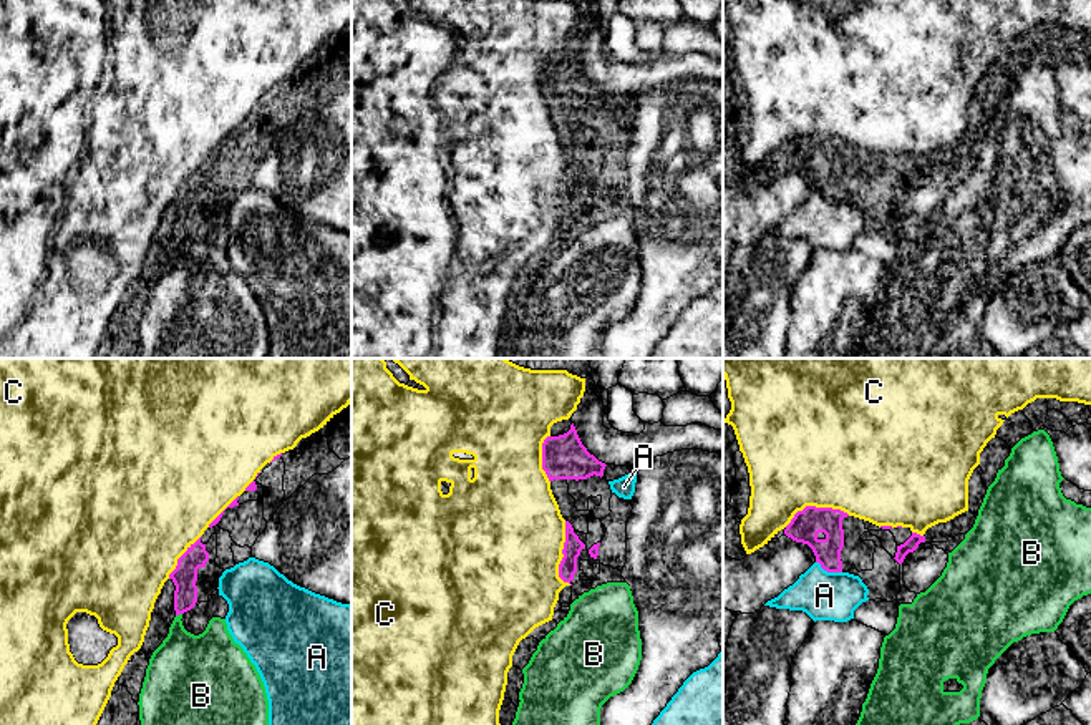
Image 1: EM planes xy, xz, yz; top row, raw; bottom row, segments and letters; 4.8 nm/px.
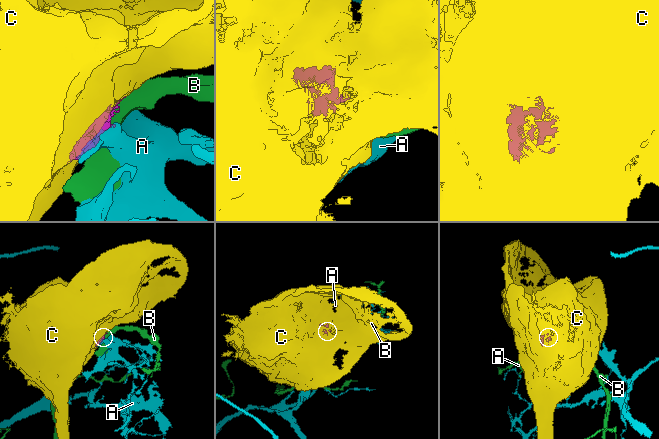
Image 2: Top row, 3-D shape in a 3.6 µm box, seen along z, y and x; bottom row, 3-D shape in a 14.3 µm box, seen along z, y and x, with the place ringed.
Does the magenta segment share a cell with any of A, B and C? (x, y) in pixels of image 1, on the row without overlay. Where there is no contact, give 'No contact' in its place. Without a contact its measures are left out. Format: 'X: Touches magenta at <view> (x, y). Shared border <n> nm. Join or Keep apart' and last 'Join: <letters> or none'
A: Touches magenta at yz (829, 199). Shared border 140 nm. Keep apart
B: Touches magenta at xy (178, 243). Shared border 40 nm. Keep apart
C: Touches magenta at xz (562, 181). Shared border 320 nm. Join
Join: C

